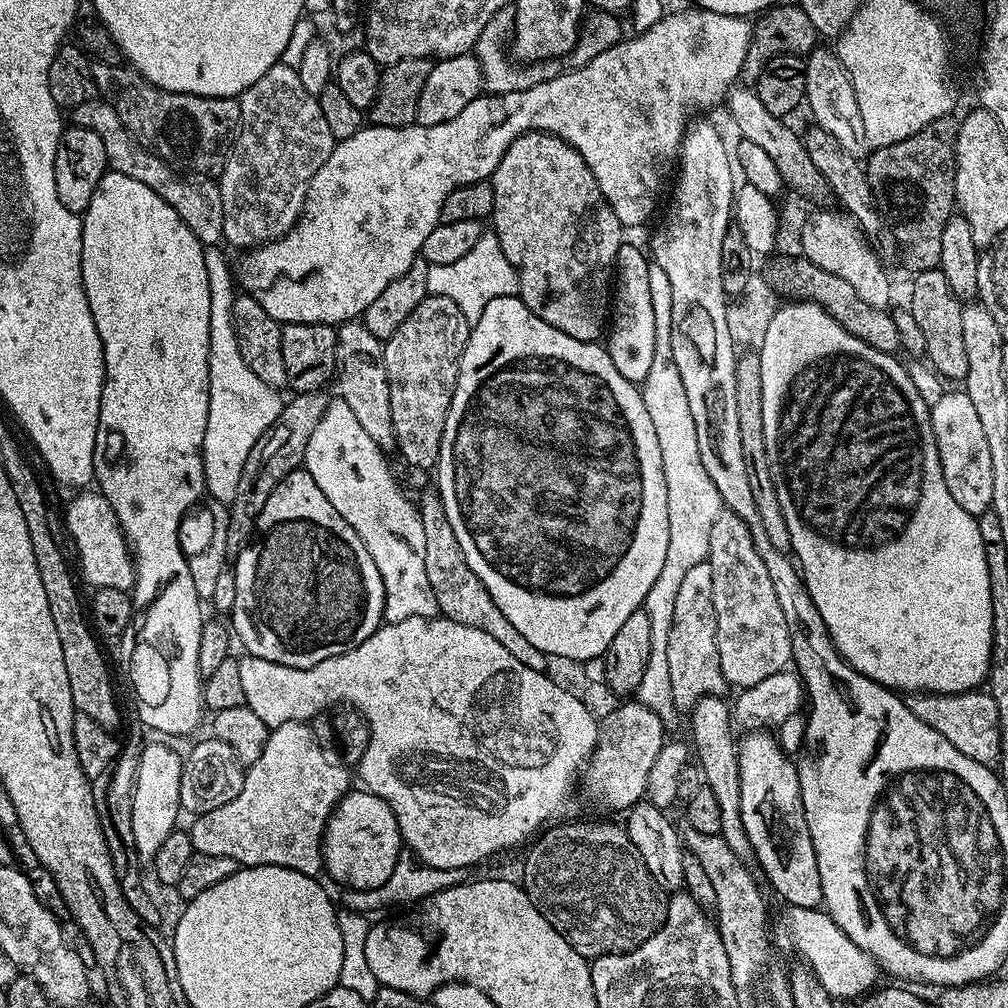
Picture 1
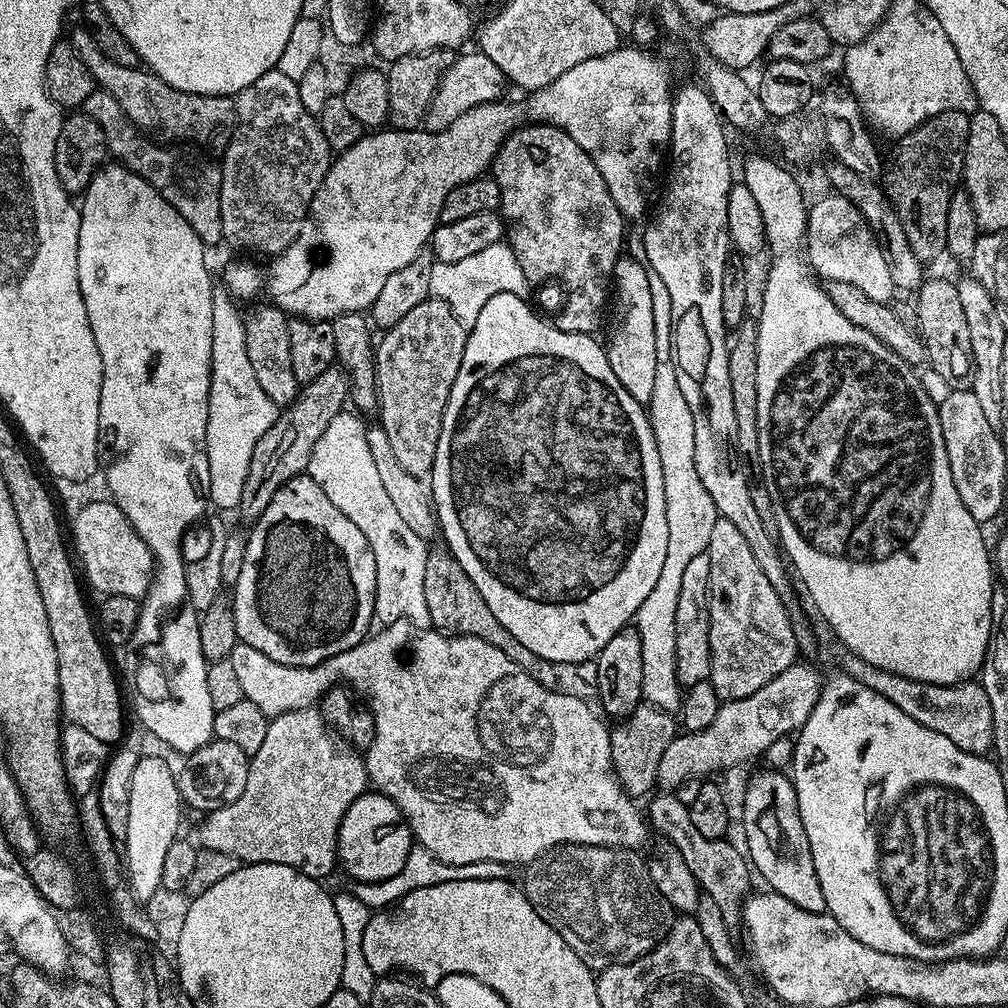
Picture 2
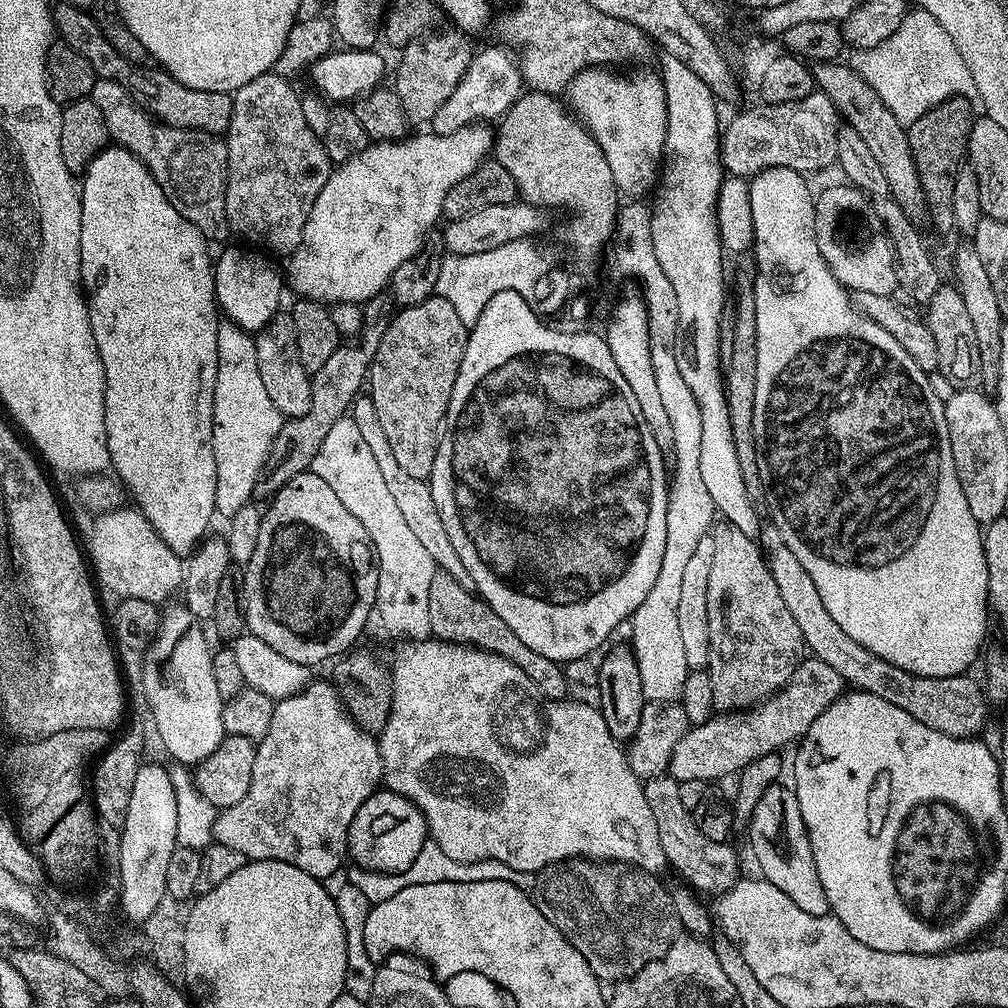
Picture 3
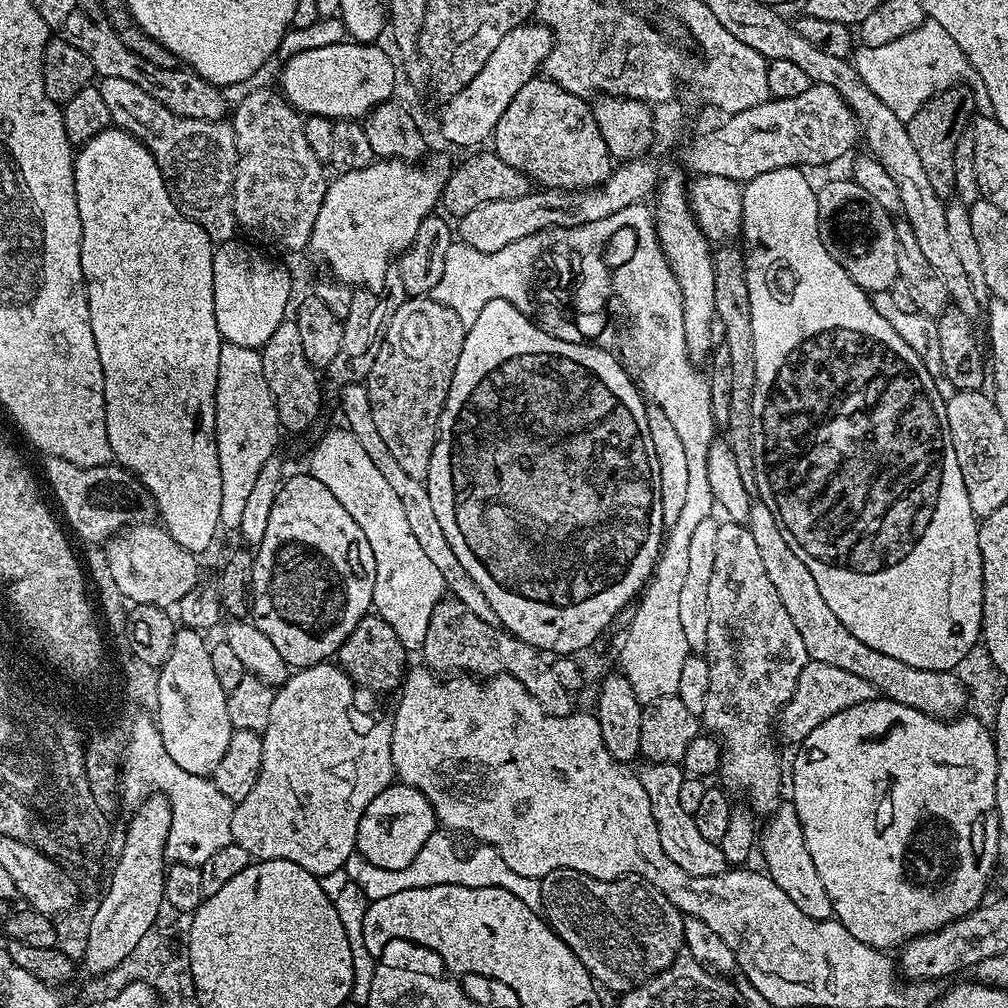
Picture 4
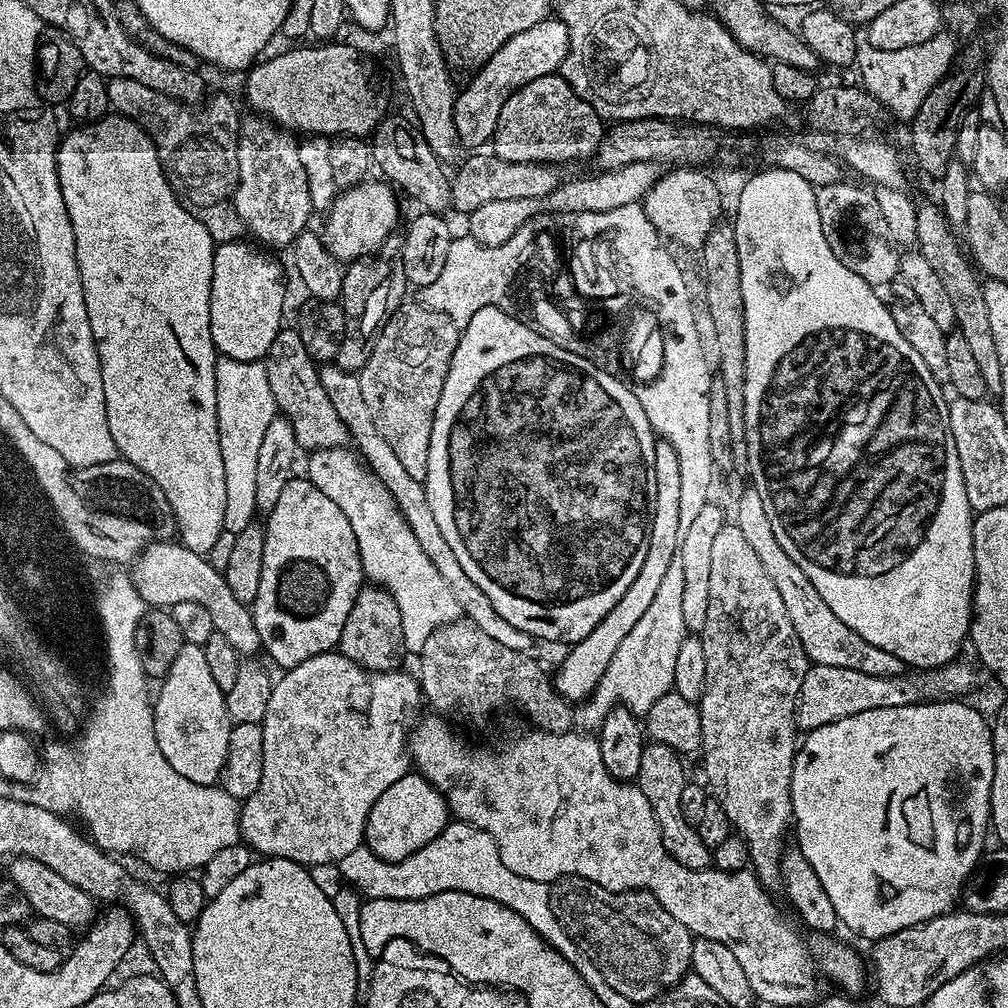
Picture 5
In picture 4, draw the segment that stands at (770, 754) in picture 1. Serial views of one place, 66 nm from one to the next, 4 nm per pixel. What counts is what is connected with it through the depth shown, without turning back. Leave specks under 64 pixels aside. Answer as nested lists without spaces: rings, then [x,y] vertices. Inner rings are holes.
[[[782,802],[763,821],[758,832],[758,856],[764,859],[763,867],[770,879],[790,897],[790,902],[794,902],[798,910],[802,910],[802,914],[815,920],[833,919],[830,894],[826,894],[826,886],[822,886],[822,878],[814,867],[814,858],[810,858],[810,850],[806,850],[806,838],[795,804]]]

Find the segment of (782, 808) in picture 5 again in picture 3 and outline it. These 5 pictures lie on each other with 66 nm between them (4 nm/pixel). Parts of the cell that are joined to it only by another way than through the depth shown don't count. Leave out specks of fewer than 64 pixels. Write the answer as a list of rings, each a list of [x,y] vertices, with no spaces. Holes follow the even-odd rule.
[[[727,522],[717,523],[710,535],[714,540],[714,562],[707,595],[710,636],[706,671],[714,685],[715,711],[736,714],[763,704],[769,696],[786,687],[806,649],[802,630],[798,630],[798,622],[794,622],[790,610],[786,610],[786,602],[782,602],[782,594],[778,594],[778,585],[770,574],[761,545],[753,537],[742,534],[738,526]]]

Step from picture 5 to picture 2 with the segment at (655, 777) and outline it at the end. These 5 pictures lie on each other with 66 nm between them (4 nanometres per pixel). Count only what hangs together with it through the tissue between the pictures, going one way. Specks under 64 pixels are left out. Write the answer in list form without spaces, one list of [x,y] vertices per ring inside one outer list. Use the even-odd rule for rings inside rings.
[[[664,790],[659,794],[661,796],[653,795],[651,797],[651,799],[653,798],[652,805],[646,808],[647,819],[651,822],[655,831],[657,828],[664,835],[663,839],[672,844],[678,854],[682,854],[686,866],[690,866],[694,878],[700,884],[703,895],[709,896],[715,902],[718,902],[726,926],[728,929],[735,929],[742,920],[744,901],[748,899],[753,891],[754,872],[746,859],[745,853],[741,849],[739,852],[731,844],[731,839],[705,838],[694,826],[694,822],[690,822],[688,806],[683,805],[671,791]]]

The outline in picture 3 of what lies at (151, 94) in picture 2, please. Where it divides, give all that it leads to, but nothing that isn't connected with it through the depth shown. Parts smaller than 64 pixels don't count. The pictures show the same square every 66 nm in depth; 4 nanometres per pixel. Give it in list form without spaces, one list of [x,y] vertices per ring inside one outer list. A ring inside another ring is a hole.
[[[56,4],[54,8],[54,28],[59,39],[69,44],[78,54],[82,54],[90,62],[90,66],[101,80],[118,82],[150,115],[175,128],[197,128],[199,132],[213,134],[227,133],[232,117],[232,96],[226,92],[214,90],[194,90],[182,82],[178,82],[168,72],[156,66],[131,64],[106,42],[97,17],[75,8],[72,4]]]

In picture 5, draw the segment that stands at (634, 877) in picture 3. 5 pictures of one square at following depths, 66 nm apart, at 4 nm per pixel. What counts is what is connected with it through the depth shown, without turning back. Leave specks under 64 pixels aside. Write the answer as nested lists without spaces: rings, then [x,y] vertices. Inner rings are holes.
[[[561,876],[552,881],[548,897],[554,918],[558,918],[568,937],[580,947],[586,958],[590,958],[590,962],[594,962],[602,978],[606,978],[606,982],[610,982],[610,986],[614,986],[618,994],[626,994],[633,1005],[643,1006],[647,1000],[653,1000],[661,992],[667,992],[679,984],[684,976],[689,975],[694,937],[686,930],[686,926],[682,926],[682,922],[666,914],[662,902],[658,902],[652,892],[611,892],[598,886],[598,882],[590,882],[581,876]]]

